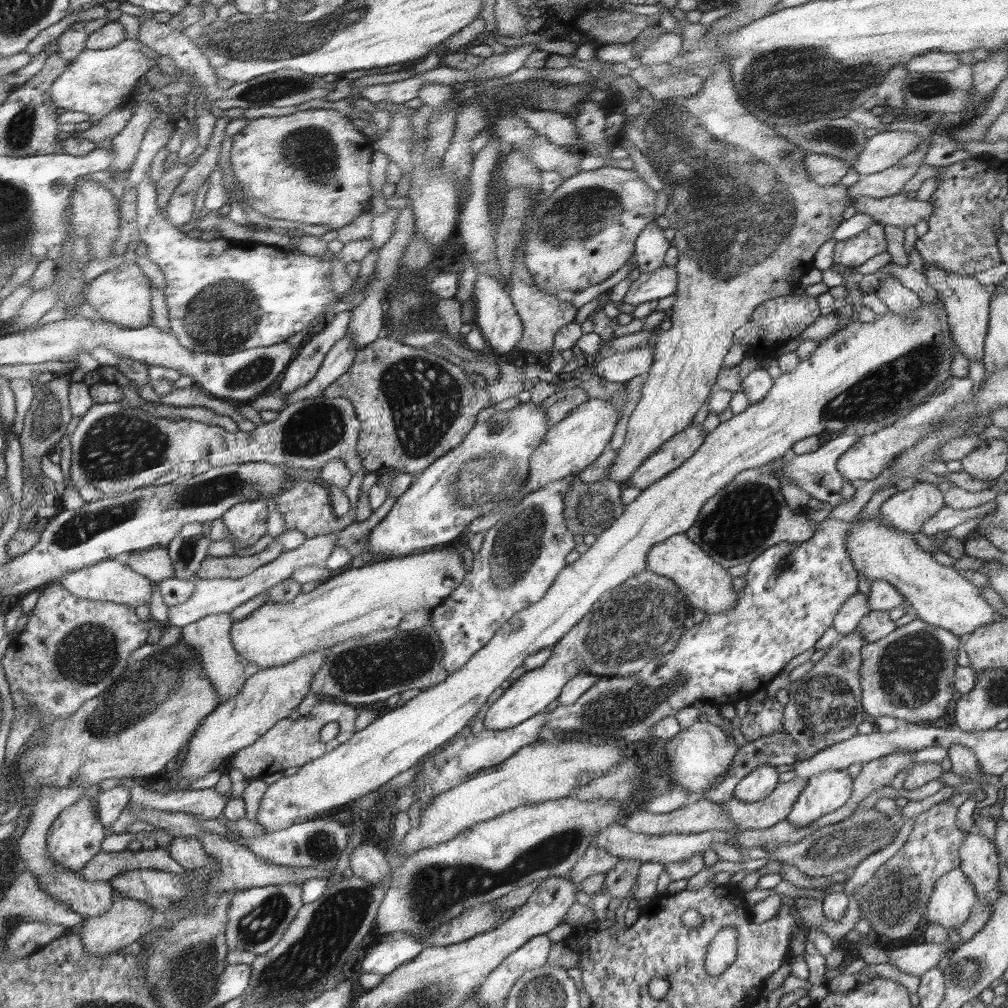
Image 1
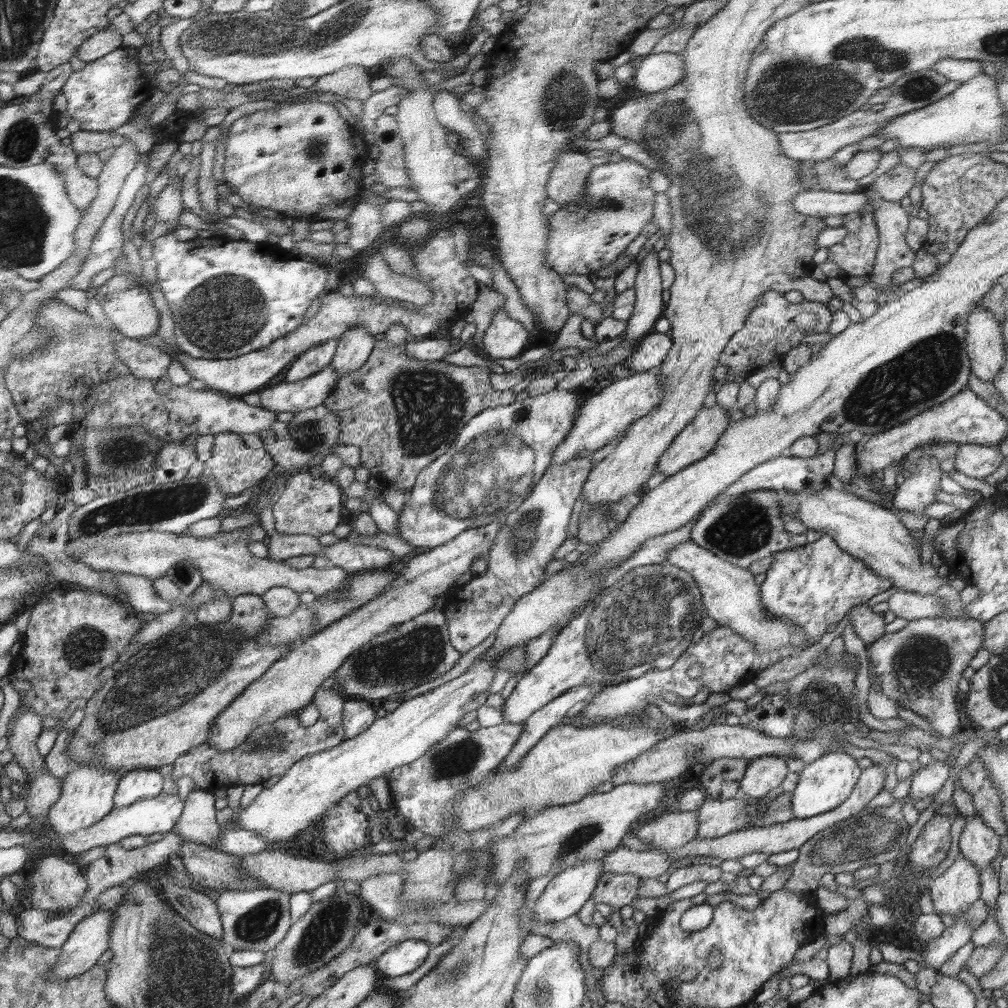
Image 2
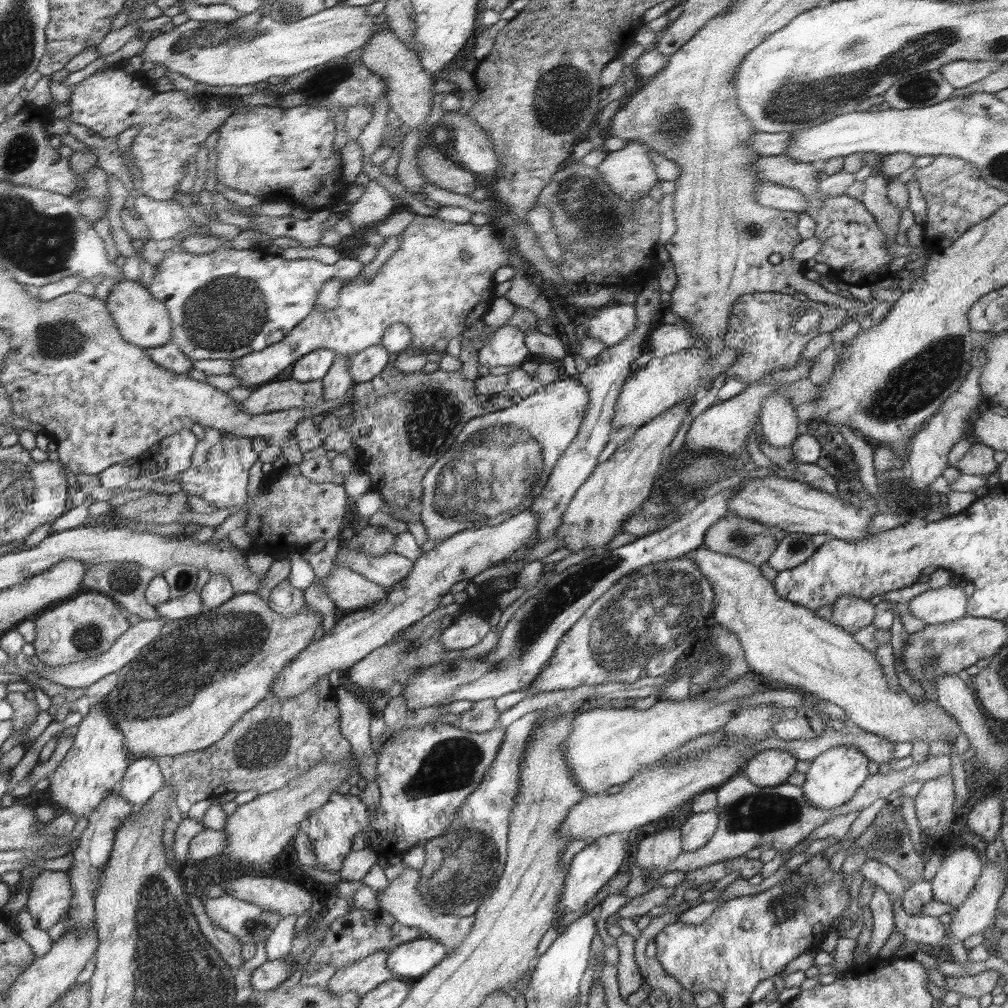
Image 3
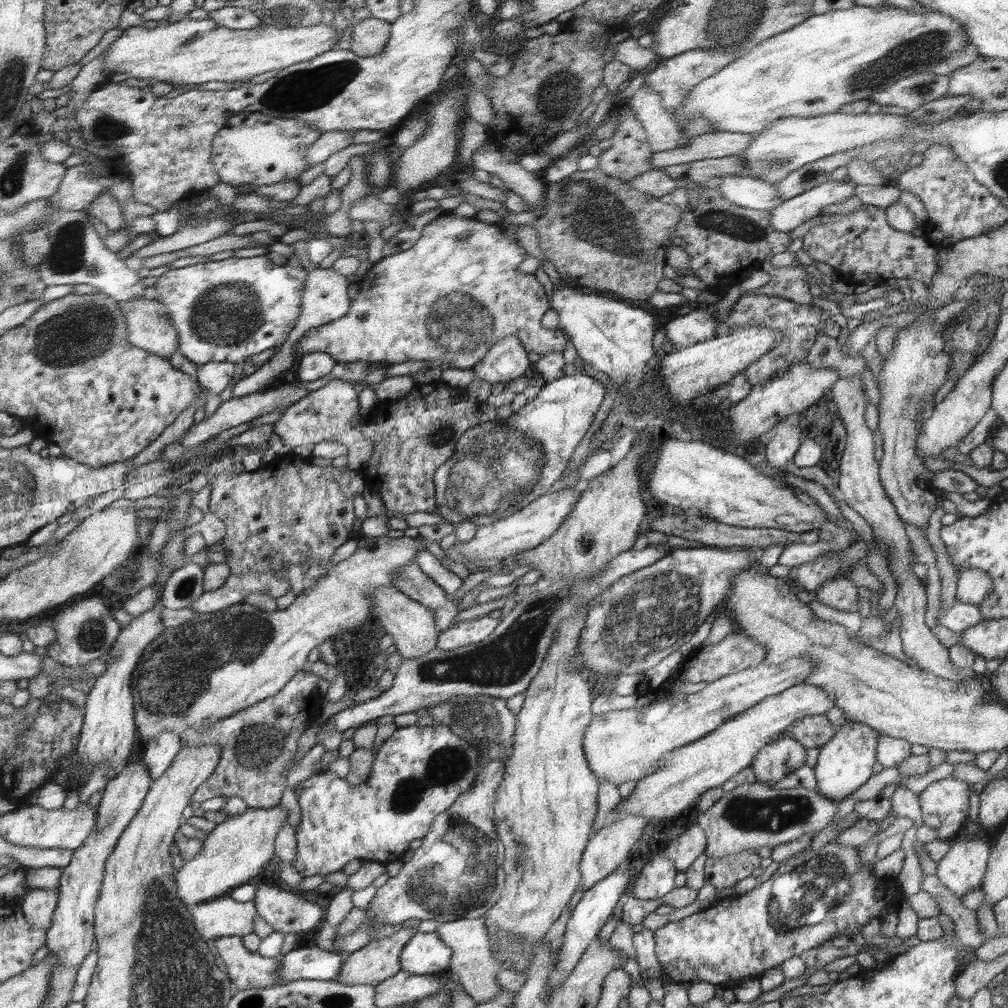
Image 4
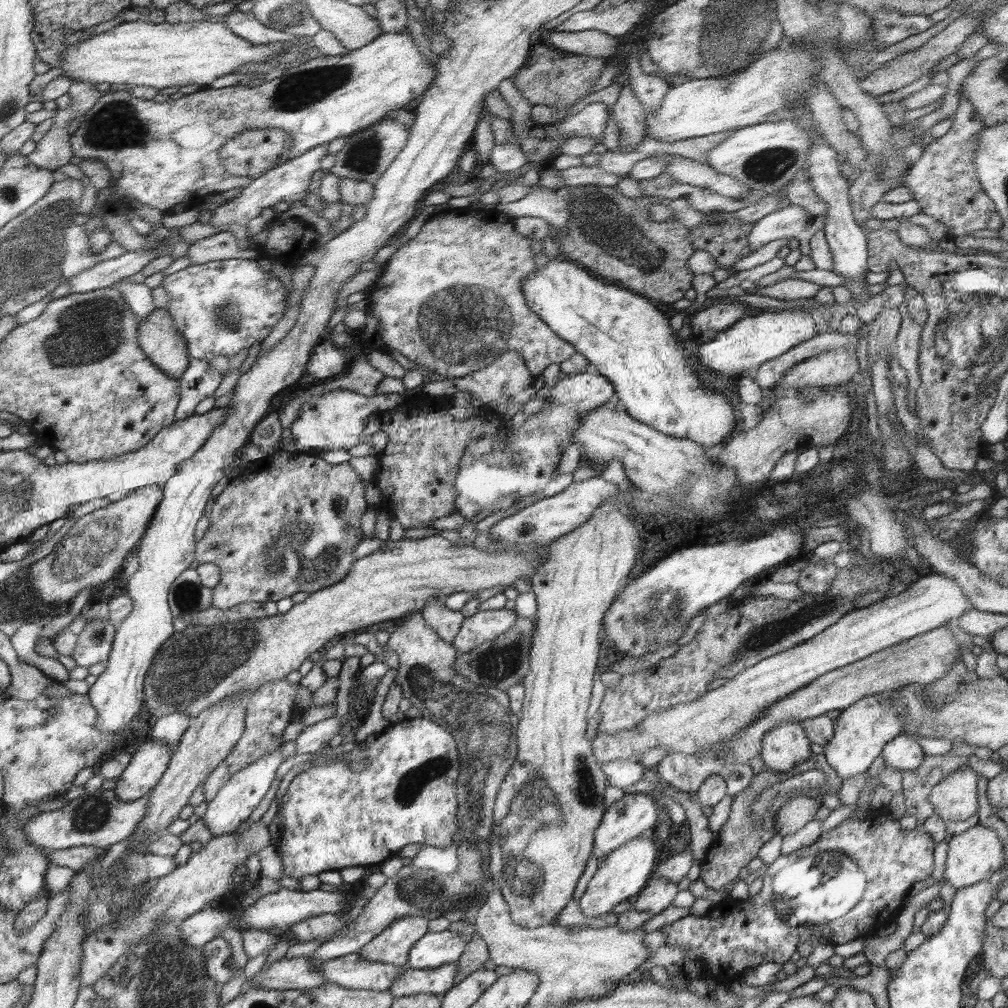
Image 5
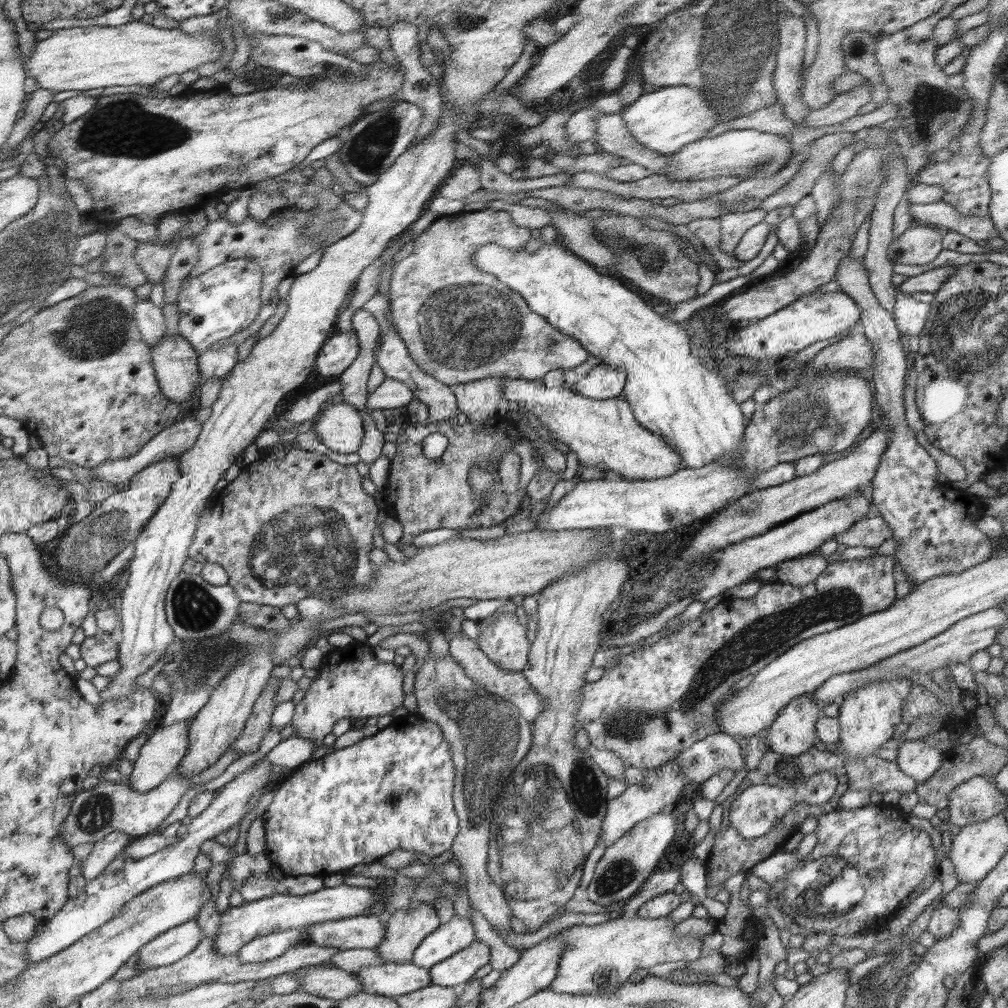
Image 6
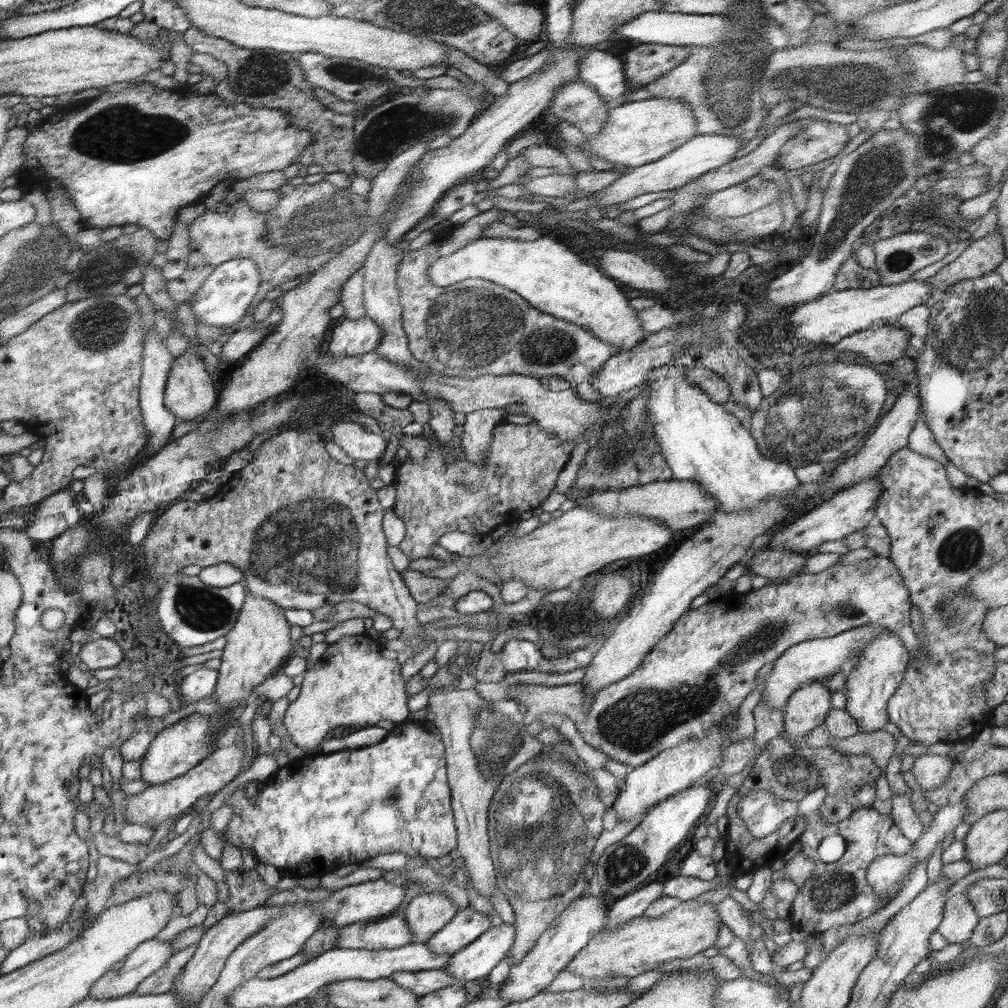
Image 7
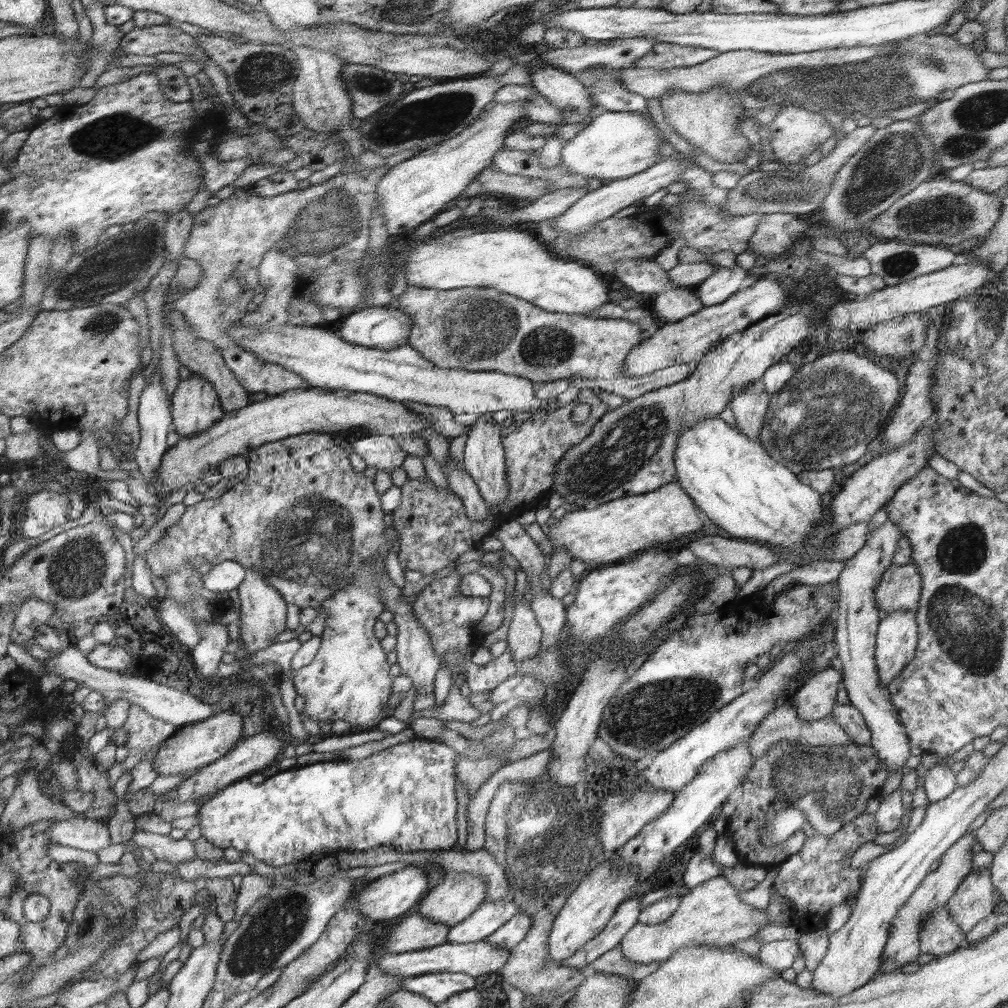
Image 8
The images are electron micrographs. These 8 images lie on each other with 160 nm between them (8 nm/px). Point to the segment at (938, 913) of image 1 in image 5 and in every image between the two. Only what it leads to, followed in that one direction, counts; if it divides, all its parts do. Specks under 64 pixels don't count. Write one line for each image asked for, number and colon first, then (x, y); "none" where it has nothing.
2: (954, 891)
3: (955, 879)
4: (962, 869)
5: (974, 855)

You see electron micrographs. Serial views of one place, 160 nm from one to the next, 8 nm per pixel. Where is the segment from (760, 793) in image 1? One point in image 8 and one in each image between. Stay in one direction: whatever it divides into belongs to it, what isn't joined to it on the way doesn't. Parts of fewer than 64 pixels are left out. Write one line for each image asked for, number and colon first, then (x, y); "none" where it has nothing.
2: (764, 773)
3: (770, 767)
4: (773, 762)
5: (787, 745)
6: (794, 731)
7: (807, 708)
8: (815, 698)

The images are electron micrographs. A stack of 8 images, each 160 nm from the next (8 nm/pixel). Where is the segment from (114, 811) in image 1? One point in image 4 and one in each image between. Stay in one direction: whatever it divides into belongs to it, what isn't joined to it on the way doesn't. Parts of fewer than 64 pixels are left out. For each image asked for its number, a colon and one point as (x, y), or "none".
2: (134, 785)
3: (143, 779)
4: (160, 751)

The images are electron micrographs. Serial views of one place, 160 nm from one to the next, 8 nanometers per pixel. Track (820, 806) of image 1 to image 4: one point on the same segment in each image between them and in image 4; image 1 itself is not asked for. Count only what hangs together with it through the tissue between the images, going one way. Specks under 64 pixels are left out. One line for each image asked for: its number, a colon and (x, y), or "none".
2: (825, 783)
3: (834, 777)
4: (844, 763)

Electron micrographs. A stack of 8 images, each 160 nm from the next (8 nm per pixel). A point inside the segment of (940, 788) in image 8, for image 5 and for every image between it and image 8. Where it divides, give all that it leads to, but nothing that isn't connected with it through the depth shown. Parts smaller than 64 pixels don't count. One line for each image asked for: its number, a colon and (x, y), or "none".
5: (902, 753)
6: (917, 759)
7: (930, 770)

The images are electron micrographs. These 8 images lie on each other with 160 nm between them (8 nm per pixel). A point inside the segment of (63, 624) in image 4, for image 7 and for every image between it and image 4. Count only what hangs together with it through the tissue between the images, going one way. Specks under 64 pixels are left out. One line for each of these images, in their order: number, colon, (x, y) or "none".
5: (94, 644)
6: (95, 650)
7: (101, 652)

